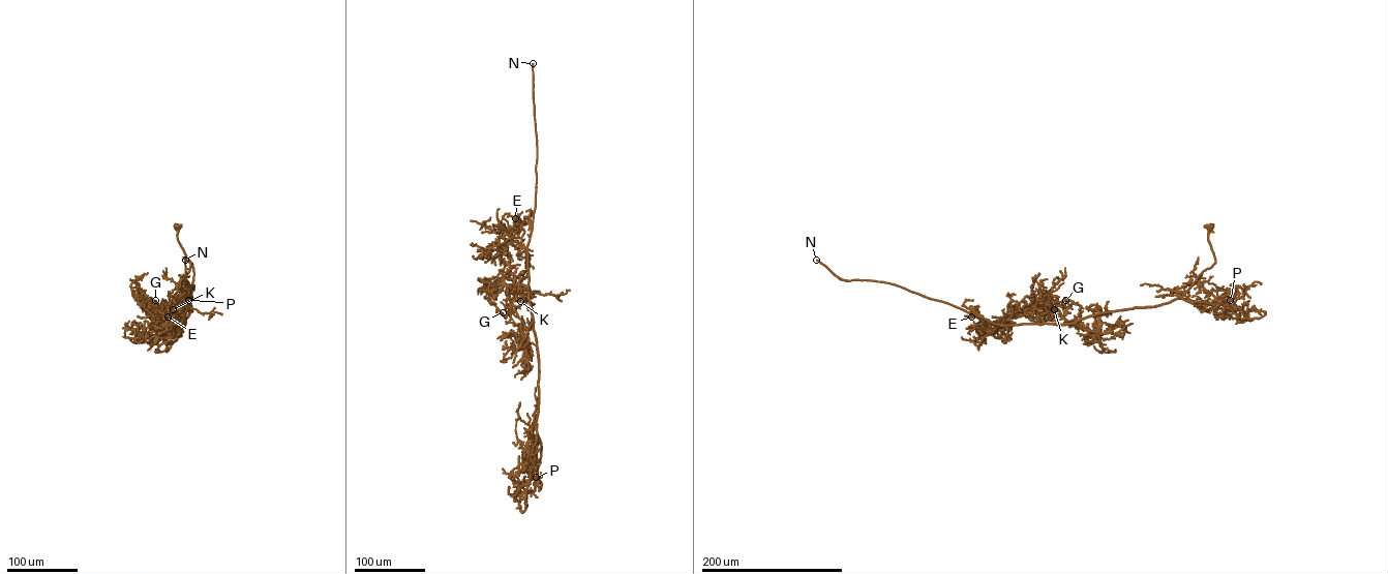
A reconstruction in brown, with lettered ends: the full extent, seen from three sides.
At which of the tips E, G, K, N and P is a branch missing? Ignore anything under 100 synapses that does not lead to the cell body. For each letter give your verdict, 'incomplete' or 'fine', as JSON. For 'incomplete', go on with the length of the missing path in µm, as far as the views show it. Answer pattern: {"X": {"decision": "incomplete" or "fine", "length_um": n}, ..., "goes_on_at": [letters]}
{"E": {"decision": "fine"}, "G": {"decision": "fine"}, "K": {"decision": "fine"}, "N": {"decision": "incomplete", "length_um": 250}, "P": {"decision": "fine"}, "goes_on_at": ["N"]}

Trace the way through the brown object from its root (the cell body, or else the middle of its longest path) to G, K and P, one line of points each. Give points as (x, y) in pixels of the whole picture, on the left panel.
G: (178, 228), (177, 240), (193, 272), (185, 322), (161, 318), (141, 297), (152, 307), (155, 300)
K: (178, 228), (177, 240), (192, 264), (193, 277), (188, 297), (191, 310), (184, 324), (172, 314), (173, 309)
P: (178, 228), (177, 240), (193, 268), (188, 302), (184, 305), (188, 300)

